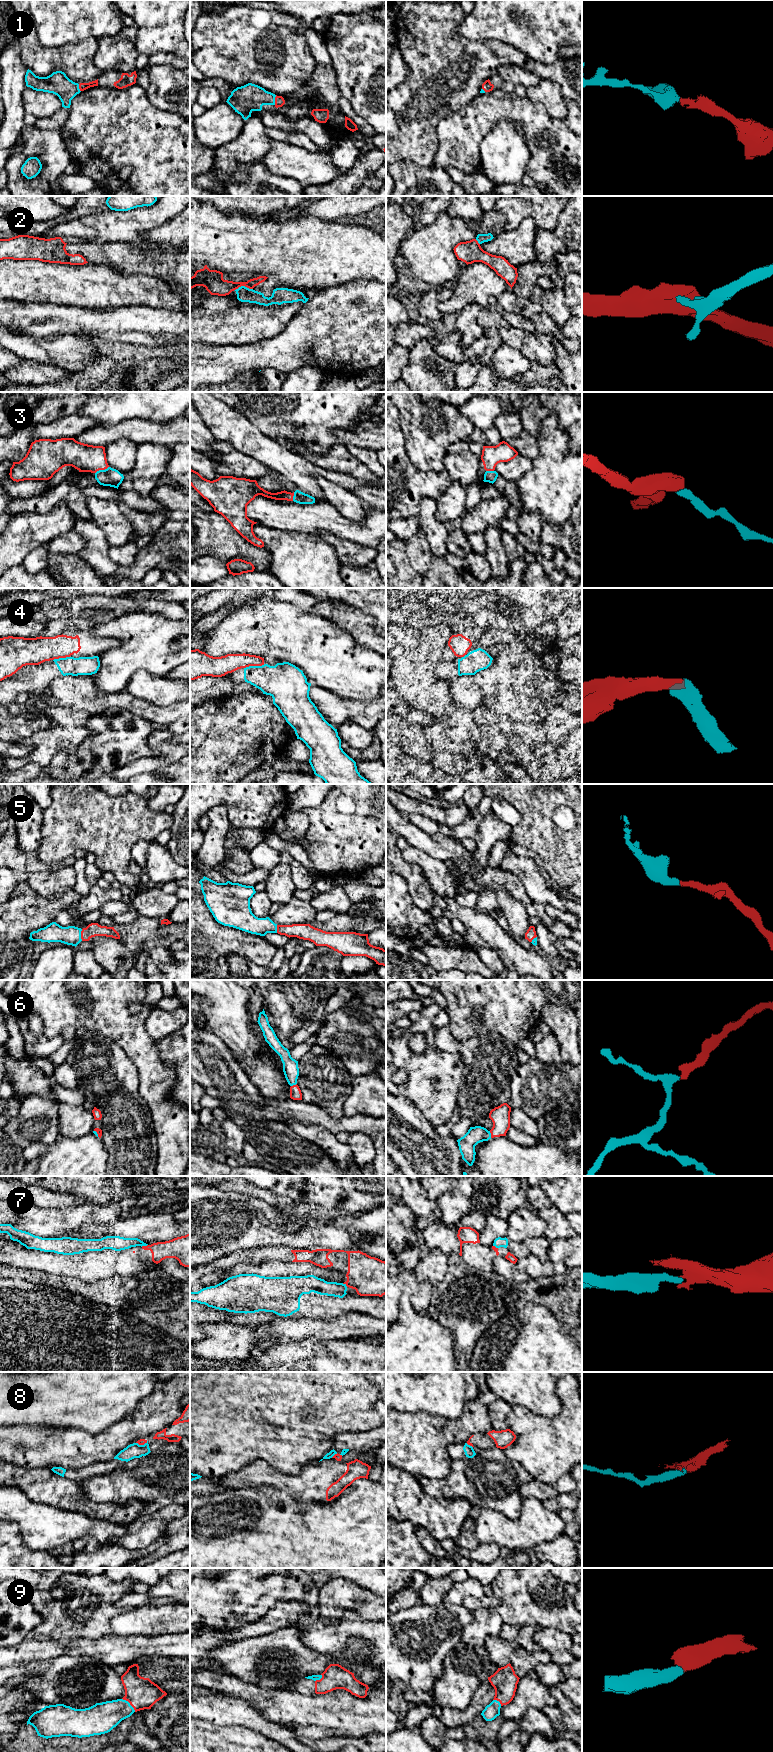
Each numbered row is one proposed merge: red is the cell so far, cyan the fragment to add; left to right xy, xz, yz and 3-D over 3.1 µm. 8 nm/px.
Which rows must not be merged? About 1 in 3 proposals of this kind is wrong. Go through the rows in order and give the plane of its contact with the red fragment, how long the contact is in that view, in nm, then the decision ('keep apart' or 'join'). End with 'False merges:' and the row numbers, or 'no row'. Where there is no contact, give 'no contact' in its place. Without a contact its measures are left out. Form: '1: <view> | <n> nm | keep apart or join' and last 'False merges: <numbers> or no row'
1: xz | 80 nm | join
2: xz | 140 nm | join
3: xy | 130 nm | join
4: xz | 170 nm | keep apart
5: xy | 100 nm | join
6: yz | 60 nm | join
7: xy | 60 nm | keep apart
8: xy | 100 nm | keep apart
9: xy | 160 nm | join
False merges: 4, 7, 8

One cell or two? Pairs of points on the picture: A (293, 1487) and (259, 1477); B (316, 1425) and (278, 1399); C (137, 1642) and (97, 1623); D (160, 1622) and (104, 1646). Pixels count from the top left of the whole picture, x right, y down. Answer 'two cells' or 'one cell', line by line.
A: one cell
B: one cell
C: two cells
D: two cells

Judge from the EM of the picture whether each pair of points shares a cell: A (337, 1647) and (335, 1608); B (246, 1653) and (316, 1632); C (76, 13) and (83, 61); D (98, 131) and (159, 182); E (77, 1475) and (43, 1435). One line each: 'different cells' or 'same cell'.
A: different cells
B: different cells
C: different cells
D: same cell
E: different cells

